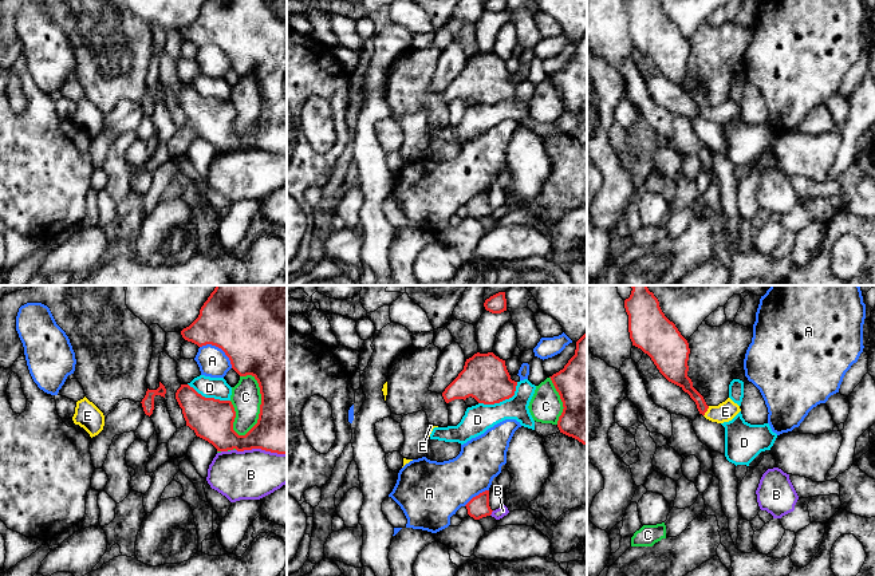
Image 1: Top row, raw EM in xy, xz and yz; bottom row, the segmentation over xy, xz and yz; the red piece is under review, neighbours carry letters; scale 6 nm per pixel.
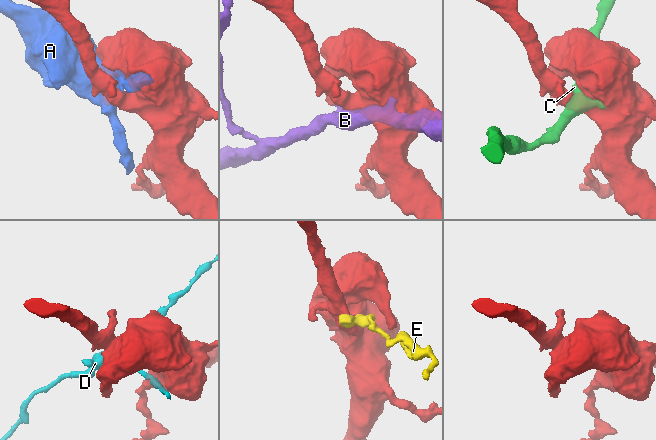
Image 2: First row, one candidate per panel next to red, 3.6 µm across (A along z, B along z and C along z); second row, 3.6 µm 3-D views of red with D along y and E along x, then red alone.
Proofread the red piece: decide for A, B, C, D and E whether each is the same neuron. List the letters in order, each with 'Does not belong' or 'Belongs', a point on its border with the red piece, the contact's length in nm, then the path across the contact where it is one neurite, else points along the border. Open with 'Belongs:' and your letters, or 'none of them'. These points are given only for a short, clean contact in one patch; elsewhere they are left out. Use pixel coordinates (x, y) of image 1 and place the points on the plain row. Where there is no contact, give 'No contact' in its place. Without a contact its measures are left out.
Belongs: E
A: Does not belong. Touches red at xy (220, 47). Shared border 240 nm
B: Does not belong. Touches red at xy (261, 149). Shared border 300 nm
C: Does not belong. Touches red at xy (260, 107). Shared border 380 nm
D: Does not belong. Touches red at xz (501, 101). Shared border 280 nm
E: Belongs. Touches red at yz (706, 110). Shared border 70 nm. Path across: yz (680, 78), (706, 110), (725, 111)

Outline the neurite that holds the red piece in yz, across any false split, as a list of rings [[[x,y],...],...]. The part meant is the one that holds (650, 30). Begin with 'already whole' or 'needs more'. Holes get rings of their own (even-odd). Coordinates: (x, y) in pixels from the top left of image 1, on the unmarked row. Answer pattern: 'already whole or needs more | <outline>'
needs more | [[[624,0],[632,46],[647,54],[659,72],[679,86],[695,102],[699,114],[717,123],[732,121],[740,106],[730,98],[718,106],[708,106],[687,76],[689,43],[659,7],[658,0]]]

